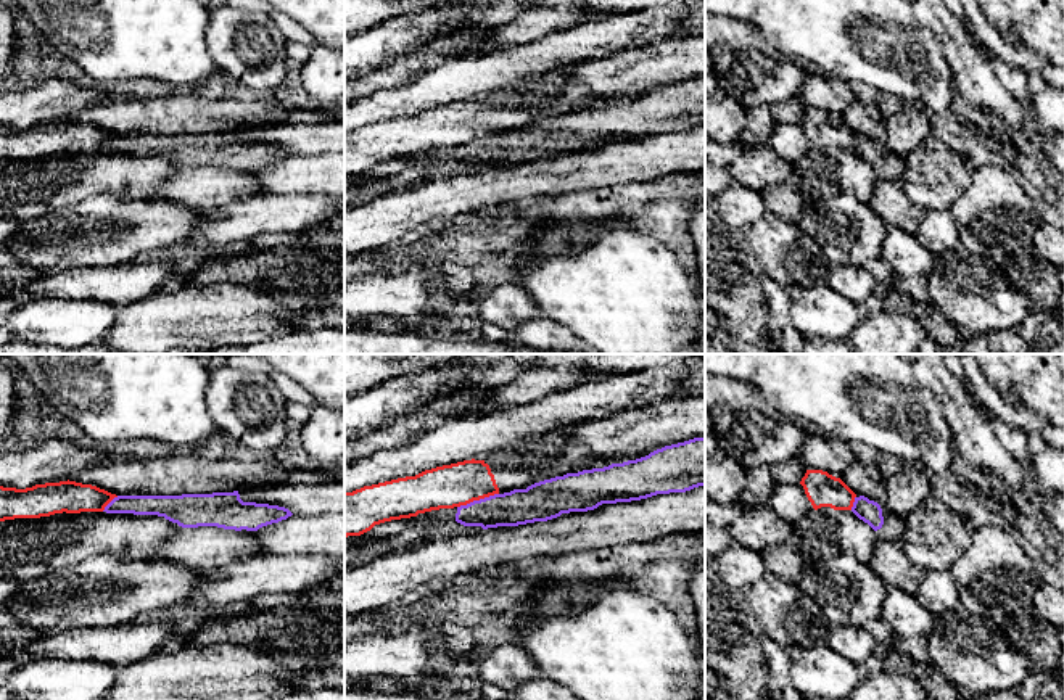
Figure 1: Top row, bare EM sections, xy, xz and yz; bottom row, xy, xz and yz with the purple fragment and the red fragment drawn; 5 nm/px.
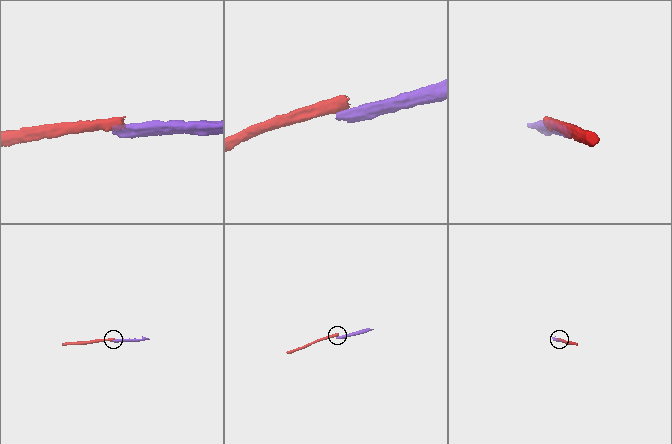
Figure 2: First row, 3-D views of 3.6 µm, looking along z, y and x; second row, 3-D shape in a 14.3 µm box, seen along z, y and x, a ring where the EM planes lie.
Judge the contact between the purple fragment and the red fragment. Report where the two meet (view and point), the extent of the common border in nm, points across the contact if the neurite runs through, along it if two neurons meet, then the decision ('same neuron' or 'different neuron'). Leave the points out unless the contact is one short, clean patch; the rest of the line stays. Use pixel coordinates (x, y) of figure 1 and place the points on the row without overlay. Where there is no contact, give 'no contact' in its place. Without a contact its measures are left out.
contact xz (477, 140); length 220 nm; border xz (498, 132), (457, 147); different neuron

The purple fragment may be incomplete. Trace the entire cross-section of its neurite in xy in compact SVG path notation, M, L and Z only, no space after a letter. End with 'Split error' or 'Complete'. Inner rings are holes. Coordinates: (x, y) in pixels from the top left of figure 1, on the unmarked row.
M238 130L182 135L118 135L106 153L158 154L182 167L217 166L258 171L293 153L278 145L243 142Z. Complete

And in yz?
M860 135L855 137L852 151L876 171L877 180L895 182L901 179L905 159L895 154L887 143L879 145Z. Split error

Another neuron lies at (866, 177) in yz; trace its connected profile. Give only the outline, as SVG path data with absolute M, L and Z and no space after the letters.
M840 150L832 159L831 183L837 190L853 191L868 204L877 187L877 177L876 171L852 150Z

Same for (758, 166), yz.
M768 142L742 146L728 167L734 182L760 193L766 187L789 182L794 169L795 166L784 161Z

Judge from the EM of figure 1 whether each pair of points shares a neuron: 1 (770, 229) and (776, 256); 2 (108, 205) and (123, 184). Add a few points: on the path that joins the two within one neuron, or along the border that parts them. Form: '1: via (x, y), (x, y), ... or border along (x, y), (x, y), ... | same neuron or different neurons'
1: via (771, 235), (776, 250) | same neuron
2: border along (152, 197), (127, 198), (95, 193), (78, 203) | different neurons

